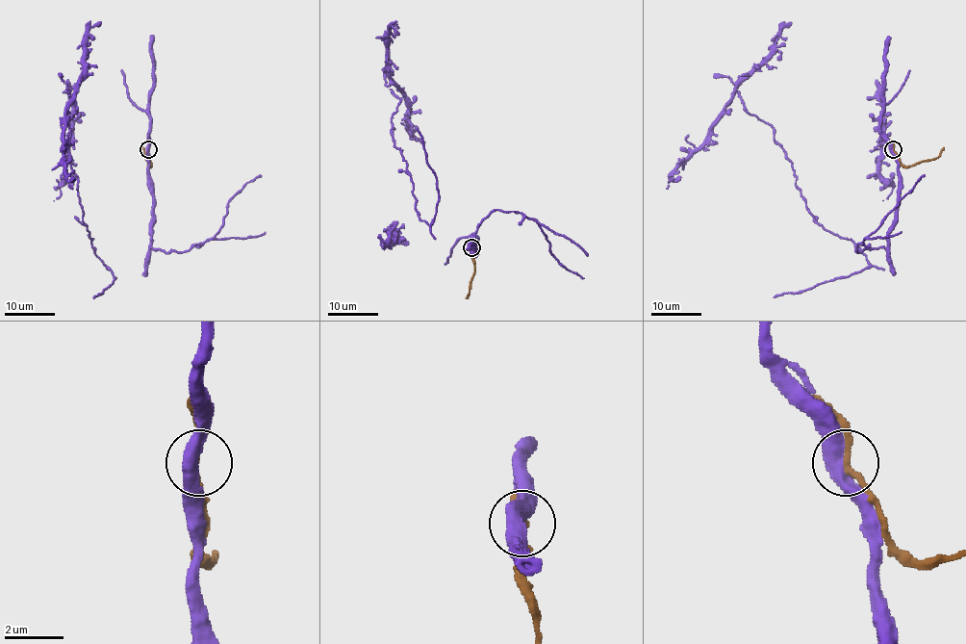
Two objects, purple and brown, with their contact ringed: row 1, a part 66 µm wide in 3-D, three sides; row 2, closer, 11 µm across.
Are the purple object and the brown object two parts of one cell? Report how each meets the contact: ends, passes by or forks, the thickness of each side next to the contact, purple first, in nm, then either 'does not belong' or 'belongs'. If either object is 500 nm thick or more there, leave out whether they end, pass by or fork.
purple passes by; brown passes by; calibres 480 and 200 nm; belongs

